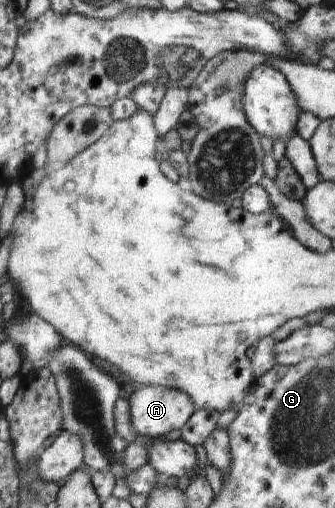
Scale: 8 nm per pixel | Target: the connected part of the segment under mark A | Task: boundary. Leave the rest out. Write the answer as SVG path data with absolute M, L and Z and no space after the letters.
M141 386L129 399L135 433L158 436L181 427L196 411L187 393L178 388Z

